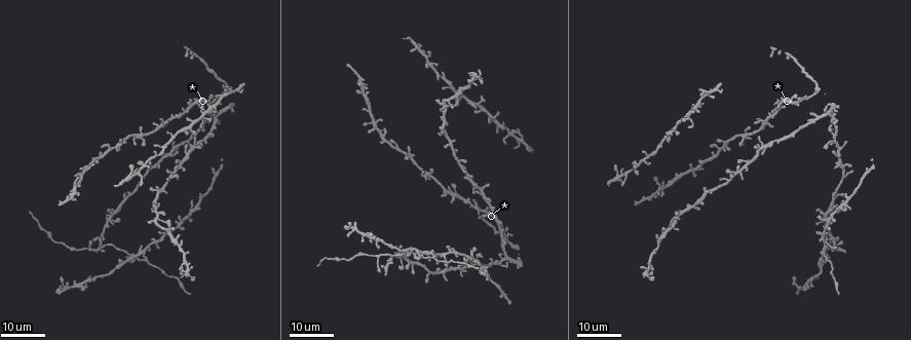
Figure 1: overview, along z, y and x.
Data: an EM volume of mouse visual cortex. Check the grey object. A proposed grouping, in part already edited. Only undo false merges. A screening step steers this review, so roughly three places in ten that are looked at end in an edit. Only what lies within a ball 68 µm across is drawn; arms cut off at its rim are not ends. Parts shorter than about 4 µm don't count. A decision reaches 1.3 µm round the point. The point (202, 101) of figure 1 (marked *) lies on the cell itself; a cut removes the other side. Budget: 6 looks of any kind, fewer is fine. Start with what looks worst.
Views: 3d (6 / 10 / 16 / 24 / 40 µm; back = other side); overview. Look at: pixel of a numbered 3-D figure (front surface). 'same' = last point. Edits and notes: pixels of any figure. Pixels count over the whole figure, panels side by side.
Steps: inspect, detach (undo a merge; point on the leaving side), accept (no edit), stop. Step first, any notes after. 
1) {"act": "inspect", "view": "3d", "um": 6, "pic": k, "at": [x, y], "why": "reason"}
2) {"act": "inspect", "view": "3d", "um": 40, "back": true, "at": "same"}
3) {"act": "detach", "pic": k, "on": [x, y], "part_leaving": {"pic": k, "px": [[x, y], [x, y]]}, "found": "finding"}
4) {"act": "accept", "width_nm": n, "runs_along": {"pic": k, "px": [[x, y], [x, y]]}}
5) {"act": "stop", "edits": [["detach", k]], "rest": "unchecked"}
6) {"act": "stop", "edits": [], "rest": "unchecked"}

{"act": "inspect", "view": "3d", "um": 16, "pic": 1, "at": [660, 188]}

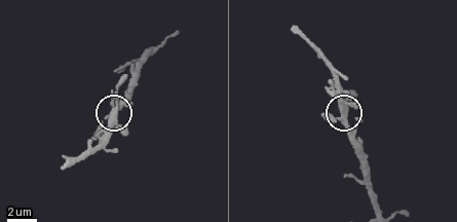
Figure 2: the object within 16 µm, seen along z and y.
{"act": "inspect", "view": "3d", "um": 6, "pic": 2, "at": [117, 107], "why": "closer look"}

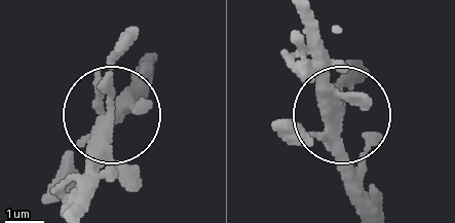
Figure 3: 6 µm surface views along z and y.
{"act": "accept", "width_nm": 300, "runs_along": {"pic": 3, "px": [[383, 211], [347, 151], [325, 46]]}, "found": "all the same cell"}

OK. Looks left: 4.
{"act": "inspect", "view": "3d", "um": 24, "pic": 1, "at": [429, 254]}

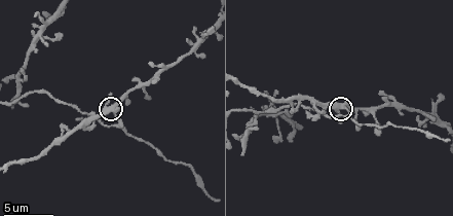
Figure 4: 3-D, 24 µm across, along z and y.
{"act": "inspect", "view": "3d", "um": 10, "pic": 4, "at": [114, 111]}

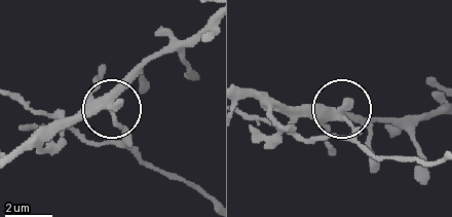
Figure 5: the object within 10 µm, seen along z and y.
{"act": "accept", "arms": 3, "found": "all the same cell"}

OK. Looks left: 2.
{"act": "inspect", "view": "3d", "um": 24, "pic": 1, "at": [818, 116], "why": "three-way junction"}

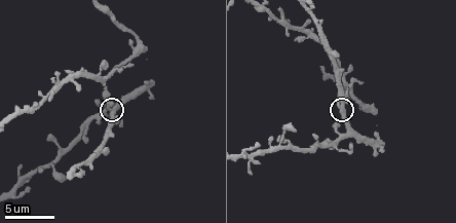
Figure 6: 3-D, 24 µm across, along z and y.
{"act": "inspect", "view": "3d", "um": 6, "pic": 6, "at": [343, 110]}

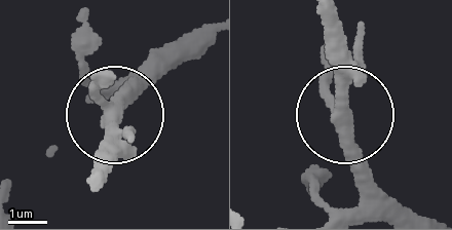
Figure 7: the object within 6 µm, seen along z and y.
{"act": "accept", "side_arm_um": 68, "found": "continuous, no second cell"}

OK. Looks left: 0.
{"act": "stop", "edits": [], "rest": "unchecked"}

